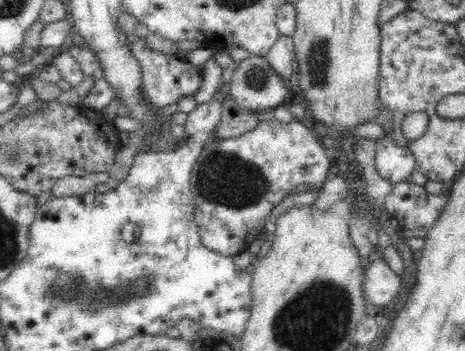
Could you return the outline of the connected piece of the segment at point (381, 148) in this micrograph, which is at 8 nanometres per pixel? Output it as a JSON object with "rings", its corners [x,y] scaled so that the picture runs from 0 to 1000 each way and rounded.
{"rings":[[[834,382],[811,402],[806,425],[806,481],[813,501],[837,513],[843,527],[860,516],[877,516],[895,479],[884,427],[856,416]]]}

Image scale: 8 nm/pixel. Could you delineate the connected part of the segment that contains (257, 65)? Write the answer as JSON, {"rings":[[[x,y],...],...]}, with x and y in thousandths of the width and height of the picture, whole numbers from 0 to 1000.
{"rings":[[[540,157],[510,182],[484,256],[516,308],[555,322],[611,296],[615,274],[628,268],[613,239],[632,234],[611,234],[570,162]]]}

